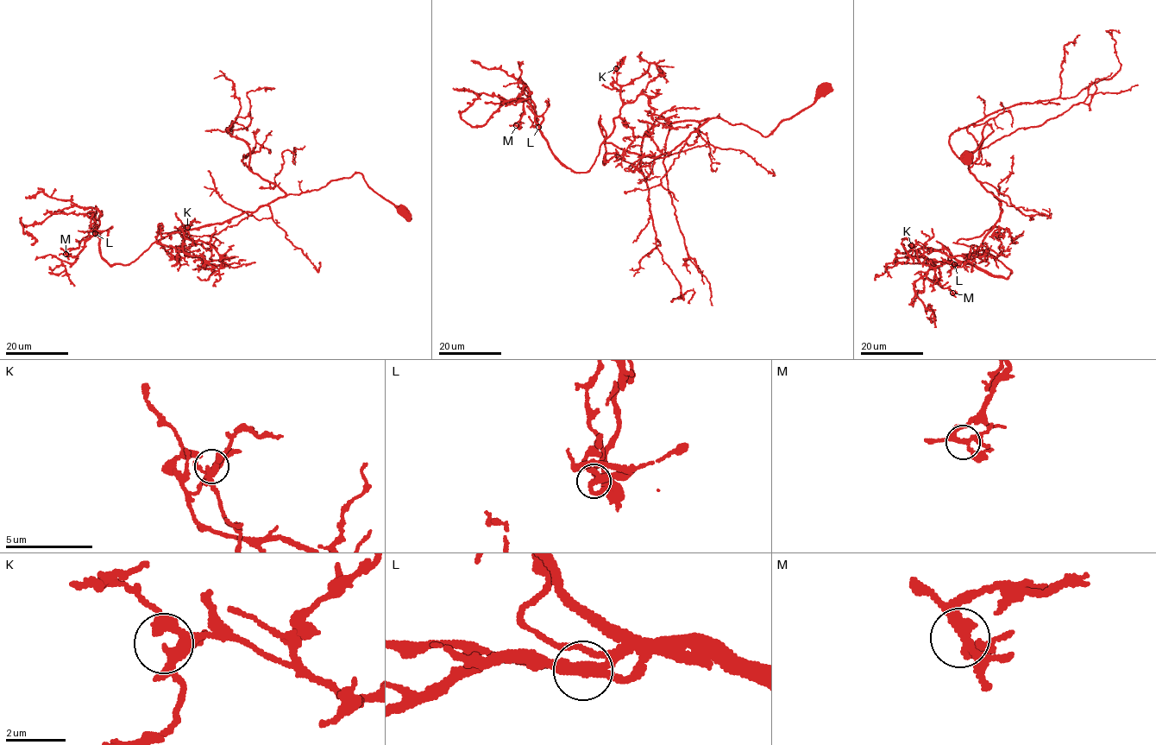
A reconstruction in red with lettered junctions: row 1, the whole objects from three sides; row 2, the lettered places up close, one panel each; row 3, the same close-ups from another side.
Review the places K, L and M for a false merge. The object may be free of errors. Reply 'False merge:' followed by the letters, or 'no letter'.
False merge: L

